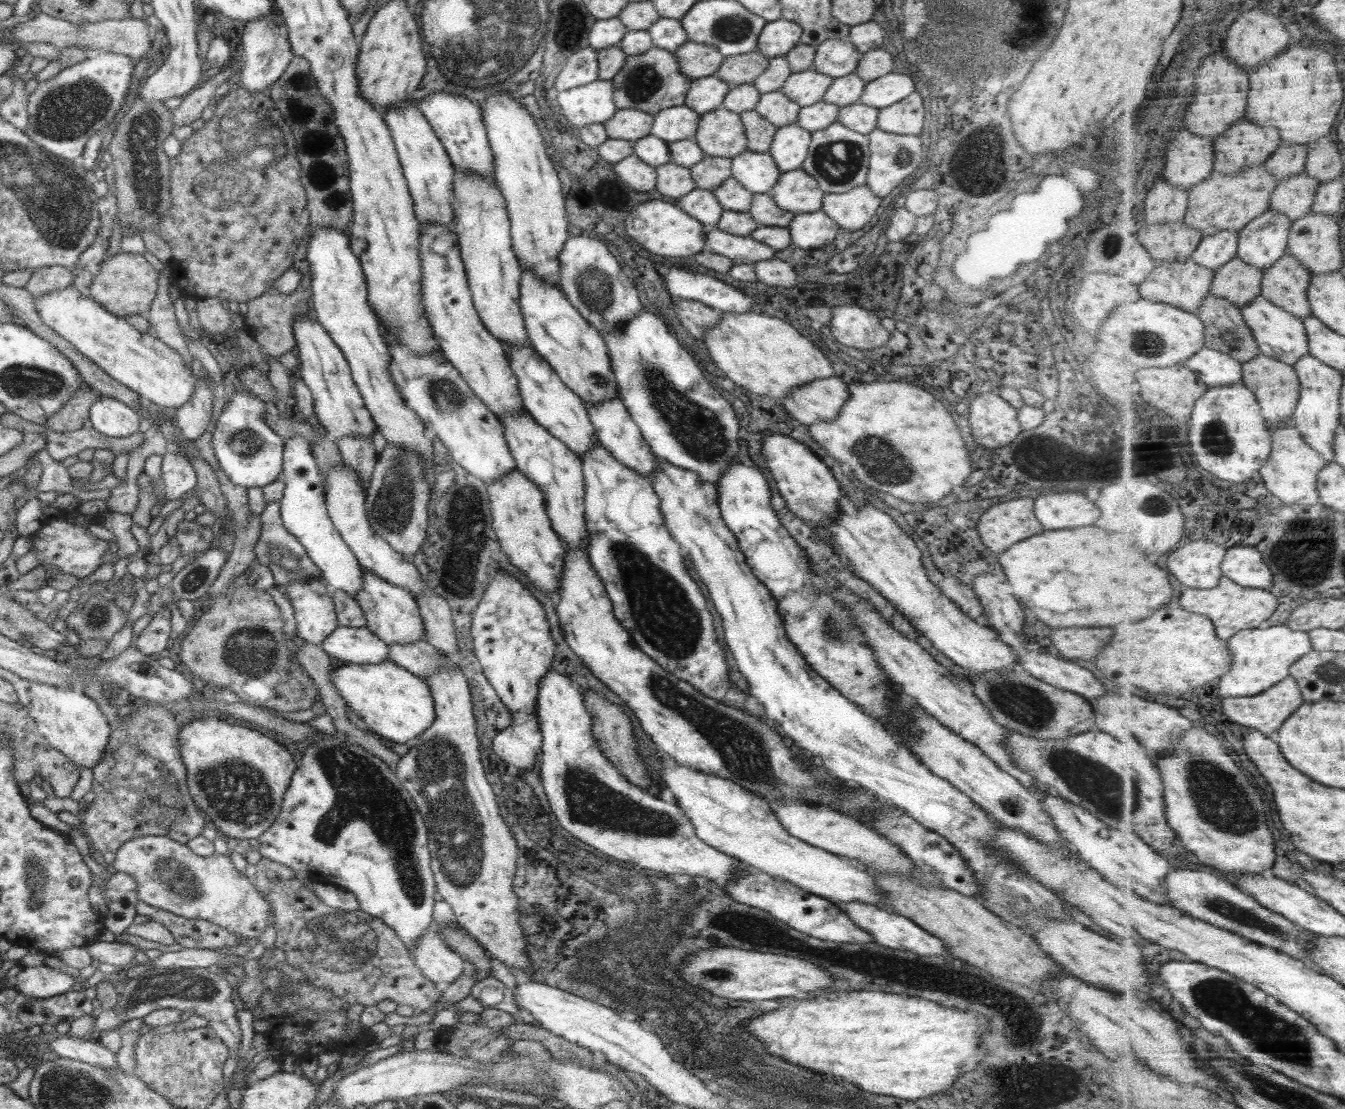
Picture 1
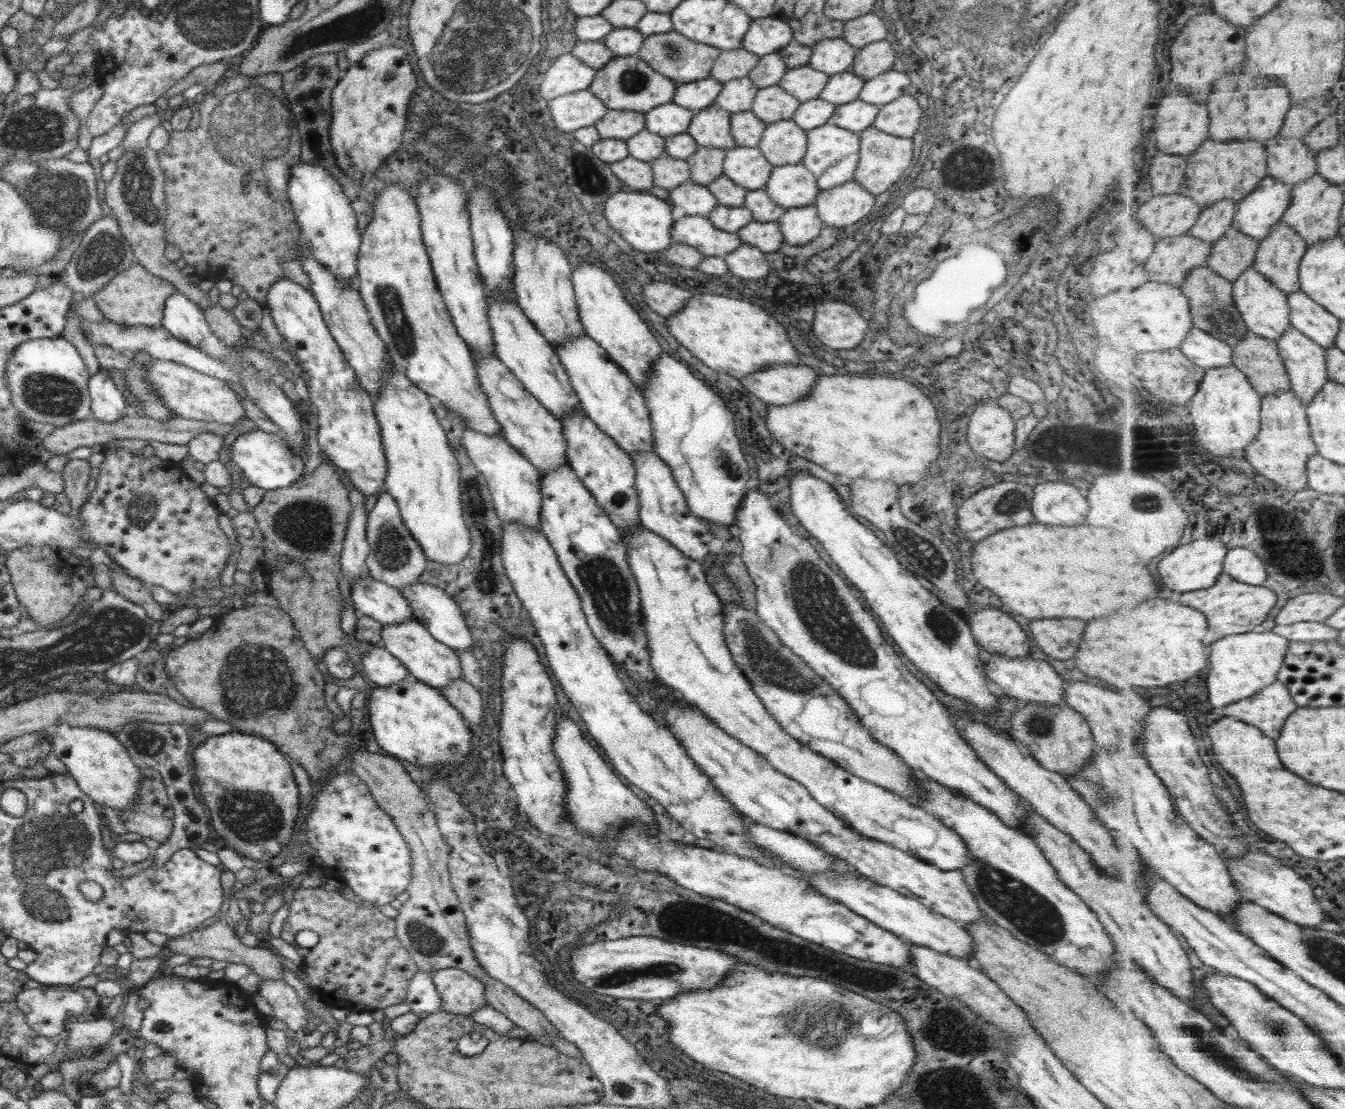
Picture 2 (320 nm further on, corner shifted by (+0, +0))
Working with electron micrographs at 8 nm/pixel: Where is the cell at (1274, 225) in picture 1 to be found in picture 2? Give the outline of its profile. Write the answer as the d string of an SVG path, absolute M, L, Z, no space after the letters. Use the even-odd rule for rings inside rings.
M1271 174L1238 204L1233 226L1262 242L1283 220L1293 203L1295 186Z

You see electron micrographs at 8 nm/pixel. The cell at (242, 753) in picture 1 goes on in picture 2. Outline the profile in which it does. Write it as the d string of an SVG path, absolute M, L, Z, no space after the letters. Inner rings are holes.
M235 730L207 737L194 750L193 758L198 790L218 836L224 839L227 848L267 866L272 858L282 852L282 846L290 845L301 802L298 785L286 757L269 740Z

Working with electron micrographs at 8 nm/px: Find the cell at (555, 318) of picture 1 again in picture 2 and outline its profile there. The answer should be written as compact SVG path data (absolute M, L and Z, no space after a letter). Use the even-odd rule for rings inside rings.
M585 333L573 336L553 347L569 376L574 392L578 395L579 408L586 416L602 432L615 440L626 454L645 450L655 452L649 410L643 394L604 348Z

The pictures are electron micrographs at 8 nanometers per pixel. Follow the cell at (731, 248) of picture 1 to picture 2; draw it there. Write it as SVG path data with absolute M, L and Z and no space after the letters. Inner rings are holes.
M685 215L673 222L671 240L687 244L702 252L704 256L722 257L742 243L737 233L718 230L709 217Z

